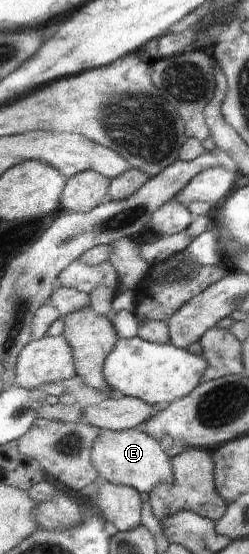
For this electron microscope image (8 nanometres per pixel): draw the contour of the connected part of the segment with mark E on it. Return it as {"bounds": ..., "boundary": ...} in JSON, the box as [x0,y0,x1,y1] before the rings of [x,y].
{"bounds":[92,427,175,493],"boundary":[[[139,427],[123,431],[100,429],[100,436],[92,446],[92,462],[100,471],[101,480],[123,484],[140,493],[151,493],[157,485],[173,484],[175,477],[173,464],[159,446],[159,441]]]}

